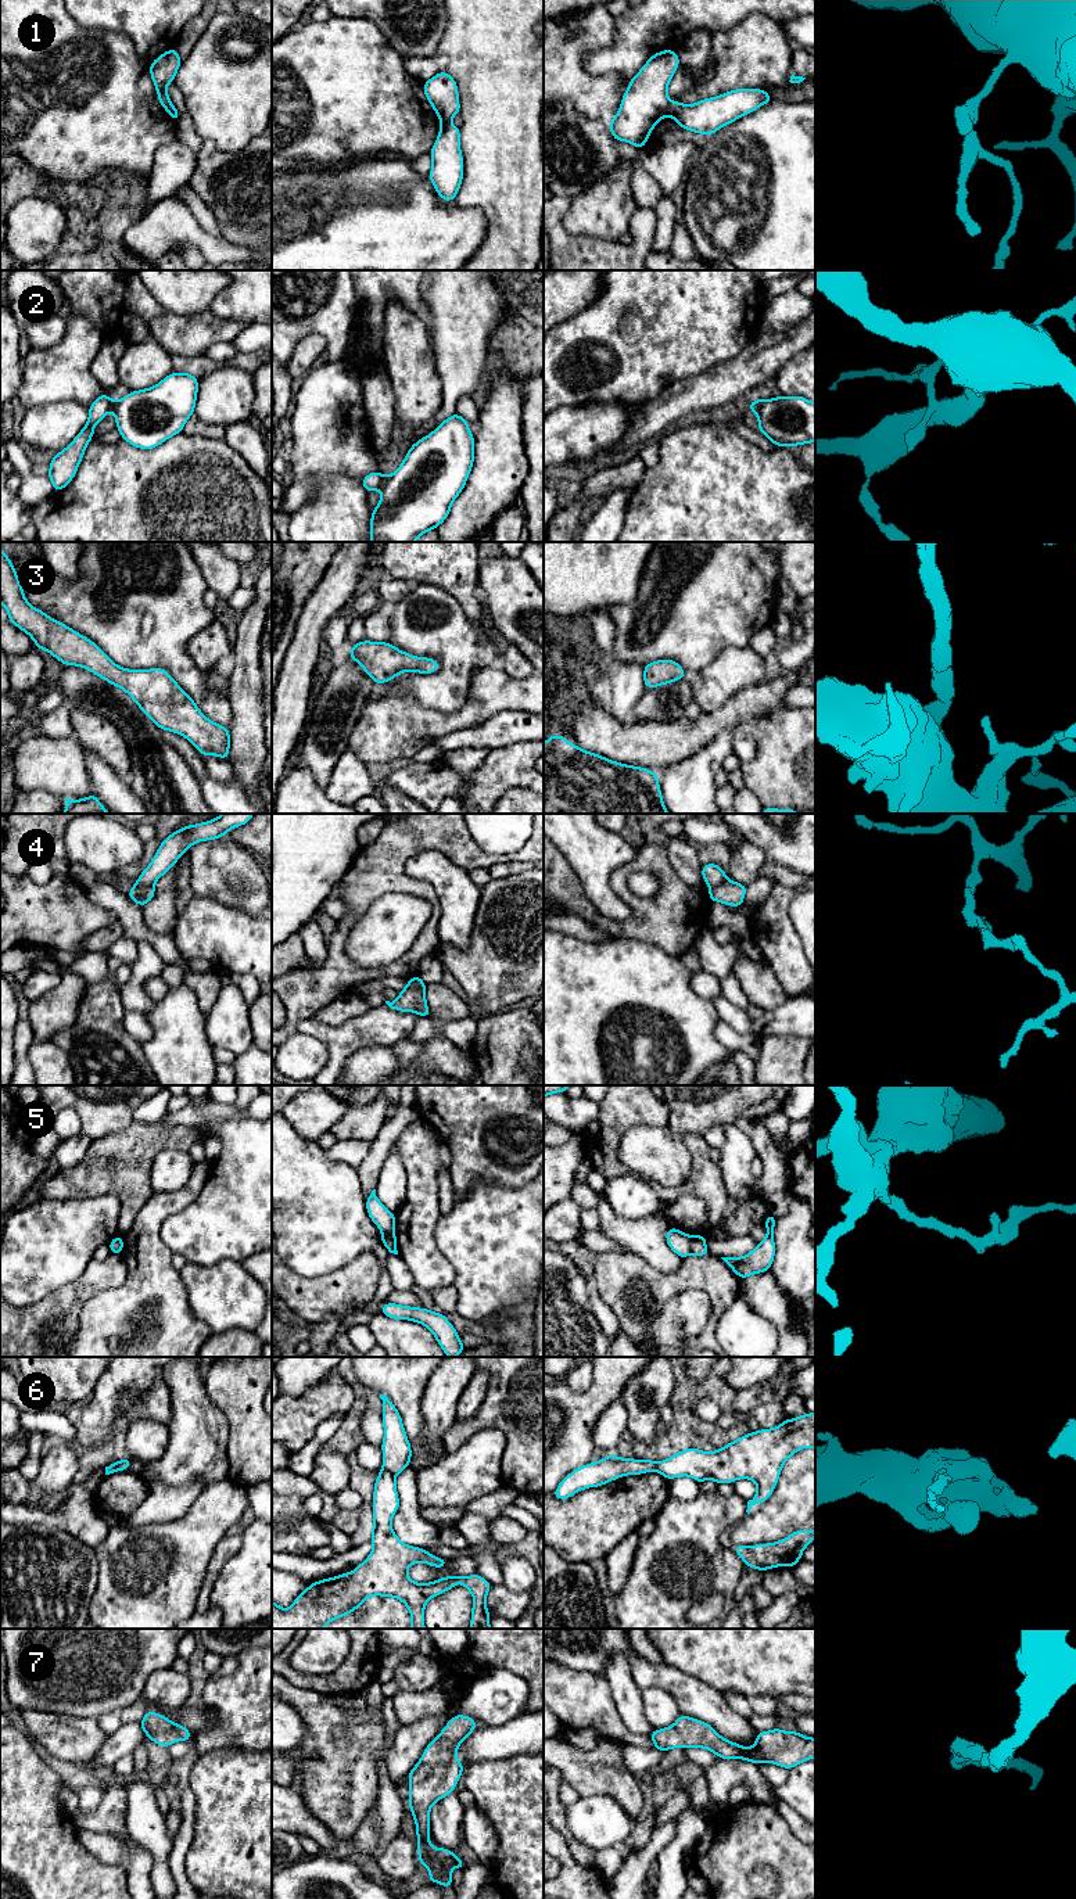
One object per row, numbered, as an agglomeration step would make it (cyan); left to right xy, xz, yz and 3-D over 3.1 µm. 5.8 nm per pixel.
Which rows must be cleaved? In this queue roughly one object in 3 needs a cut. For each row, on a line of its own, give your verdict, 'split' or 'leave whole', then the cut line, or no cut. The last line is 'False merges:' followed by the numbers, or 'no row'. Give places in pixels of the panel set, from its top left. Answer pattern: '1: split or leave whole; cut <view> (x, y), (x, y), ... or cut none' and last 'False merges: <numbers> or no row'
1: split; cut yz (671, 103), (667, 114)
2: split; cut xz (386, 477), (380, 487)
3: leave whole; cut none
4: split; cut xy (135, 883), (153, 886)
5: split; cut yz (692, 1238), (689, 1252)
6: split; cut xz (382, 1468), (394, 1475)
7: leave whole; cut none
False merges: 1, 2, 4, 5, 6

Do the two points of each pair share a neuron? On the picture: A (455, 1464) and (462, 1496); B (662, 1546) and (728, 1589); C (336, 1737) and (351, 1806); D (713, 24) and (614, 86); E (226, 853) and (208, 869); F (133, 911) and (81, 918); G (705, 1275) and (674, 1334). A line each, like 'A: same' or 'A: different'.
A: same
B: same
C: same
D: different
E: same
F: different
G: different

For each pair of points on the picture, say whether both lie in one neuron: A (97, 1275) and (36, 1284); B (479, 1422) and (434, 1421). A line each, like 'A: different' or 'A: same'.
A: different
B: different

